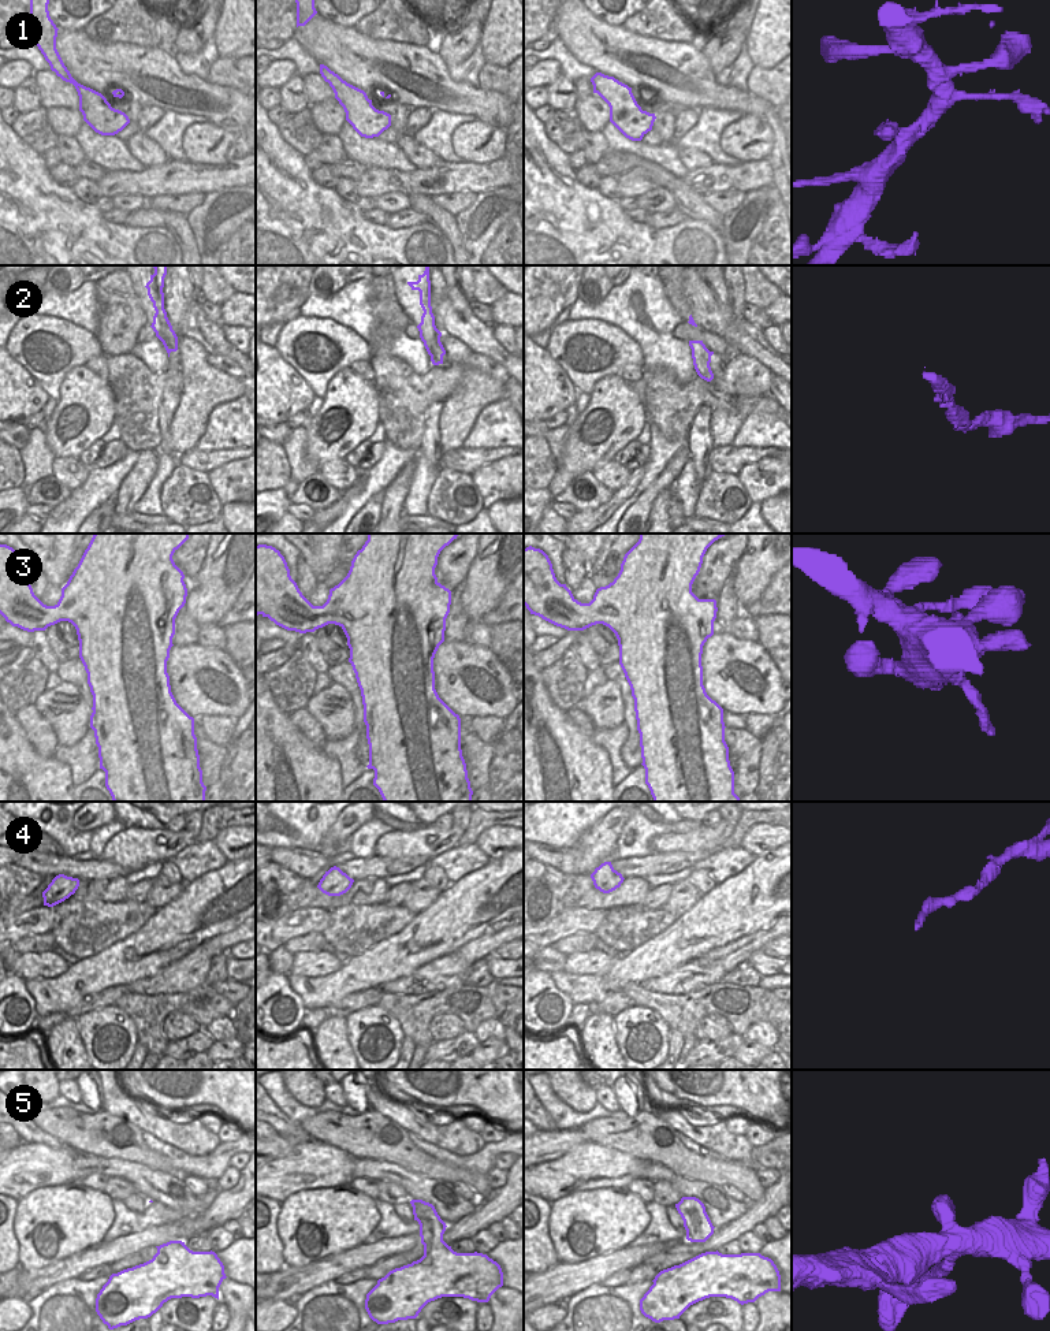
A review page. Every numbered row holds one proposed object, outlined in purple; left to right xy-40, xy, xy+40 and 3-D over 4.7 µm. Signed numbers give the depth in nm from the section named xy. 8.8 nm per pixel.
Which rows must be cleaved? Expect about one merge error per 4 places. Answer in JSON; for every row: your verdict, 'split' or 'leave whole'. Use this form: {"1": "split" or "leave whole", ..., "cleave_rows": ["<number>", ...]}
{"1": "leave whole", "2": "leave whole", "3": "leave whole", "4": "leave whole", "5": "leave whole", "cleave_rows": []}

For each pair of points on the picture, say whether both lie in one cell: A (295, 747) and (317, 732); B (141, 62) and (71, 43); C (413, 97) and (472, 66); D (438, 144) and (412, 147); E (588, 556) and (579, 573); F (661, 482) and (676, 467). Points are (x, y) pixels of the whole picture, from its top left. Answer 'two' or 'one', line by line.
A: two
B: one
C: two
D: two
E: two
F: one

